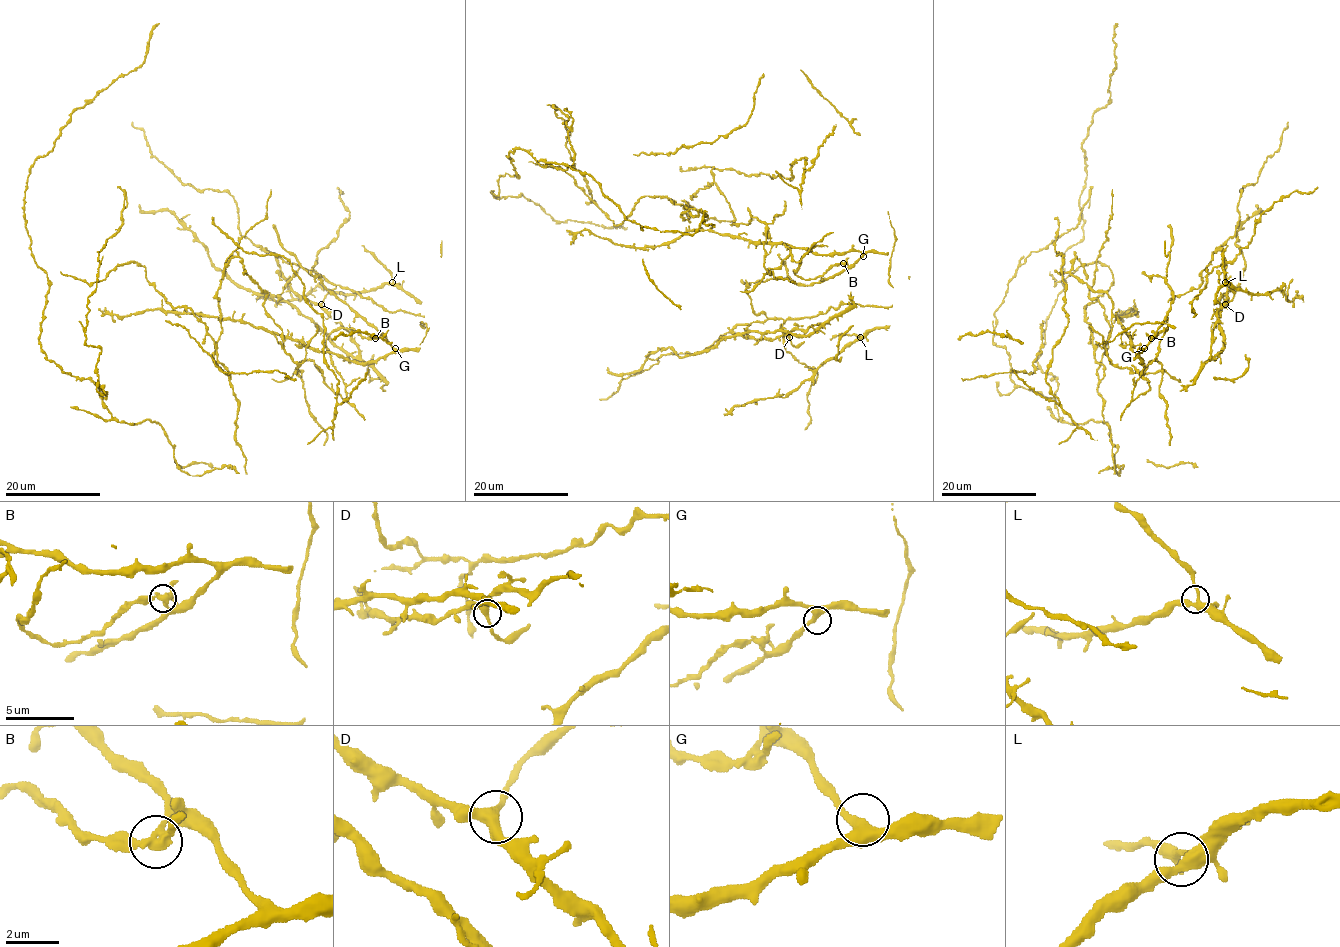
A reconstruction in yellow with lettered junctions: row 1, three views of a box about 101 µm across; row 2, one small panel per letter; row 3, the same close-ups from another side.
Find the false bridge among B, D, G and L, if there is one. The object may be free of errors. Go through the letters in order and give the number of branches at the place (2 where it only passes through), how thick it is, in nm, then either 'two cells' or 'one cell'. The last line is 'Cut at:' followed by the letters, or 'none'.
B: 3 | 320 nm | one cell
D: 3 | 360 nm | one cell
G: 3 | 320 nm | one cell
L: 3 | 360 nm | one cell
Cut at: none

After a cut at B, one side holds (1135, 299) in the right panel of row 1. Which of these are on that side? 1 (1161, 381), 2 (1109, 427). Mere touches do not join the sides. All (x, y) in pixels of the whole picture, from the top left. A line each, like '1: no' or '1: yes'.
1: yes
2: yes

